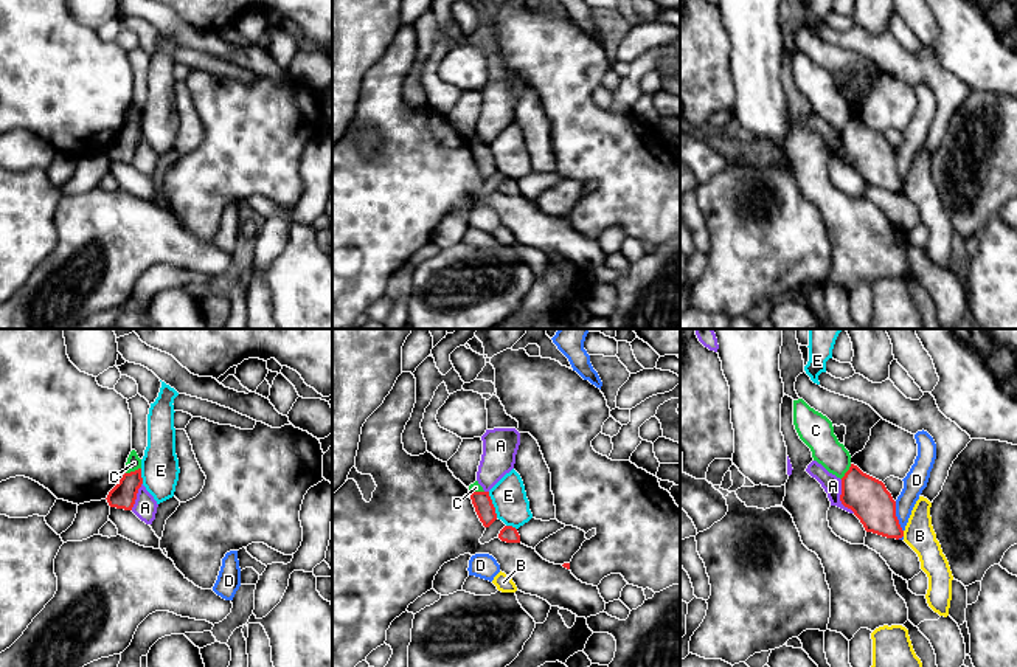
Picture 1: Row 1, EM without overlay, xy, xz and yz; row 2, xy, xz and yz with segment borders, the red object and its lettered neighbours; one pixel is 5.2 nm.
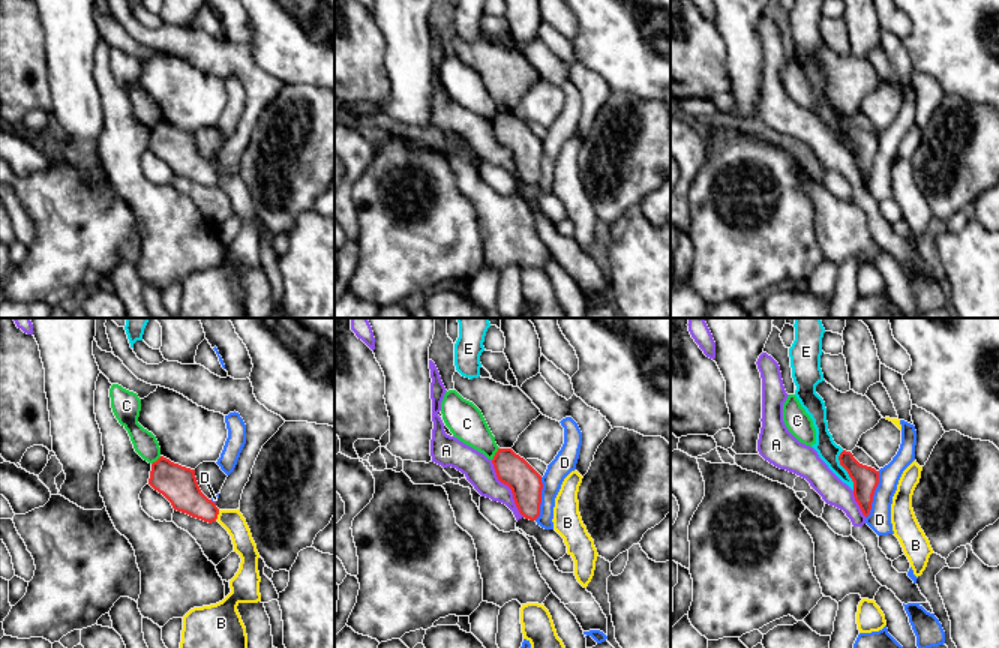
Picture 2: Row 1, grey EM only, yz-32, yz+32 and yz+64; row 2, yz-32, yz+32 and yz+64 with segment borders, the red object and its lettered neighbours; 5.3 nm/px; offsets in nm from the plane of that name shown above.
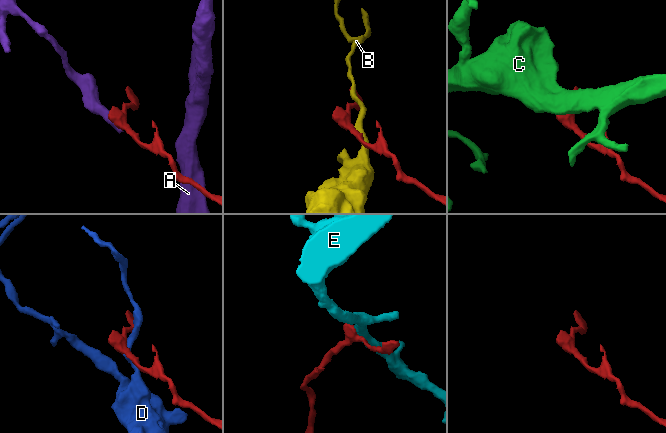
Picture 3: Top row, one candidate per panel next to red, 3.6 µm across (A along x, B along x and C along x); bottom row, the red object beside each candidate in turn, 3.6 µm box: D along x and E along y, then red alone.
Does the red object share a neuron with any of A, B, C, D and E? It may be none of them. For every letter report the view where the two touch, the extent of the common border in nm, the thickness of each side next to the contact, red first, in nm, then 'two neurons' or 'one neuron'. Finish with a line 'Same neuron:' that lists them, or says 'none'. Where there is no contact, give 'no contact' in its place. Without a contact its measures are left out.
A: contact in yz; length 190 nm; calibres 220 and 100 nm; two neurons
B: contact in yz; length 30 nm; calibres 220 and 160 nm; two neurons
C: contact in xy; length 90 nm; calibres 140 and 80 nm; two neurons
D: contact in yz; length 170 nm; calibres 220 and 120 nm; two neurons
E: contact in xz; length 140 nm; calibres 100 and 180 nm; two neurons
Same neuron: none

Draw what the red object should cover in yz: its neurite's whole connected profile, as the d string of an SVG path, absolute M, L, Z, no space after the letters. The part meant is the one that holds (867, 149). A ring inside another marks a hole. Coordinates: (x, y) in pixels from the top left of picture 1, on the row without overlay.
M854 116L842 130L840 154L854 164L866 185L896 192L904 189L896 169L896 154L885 137Z

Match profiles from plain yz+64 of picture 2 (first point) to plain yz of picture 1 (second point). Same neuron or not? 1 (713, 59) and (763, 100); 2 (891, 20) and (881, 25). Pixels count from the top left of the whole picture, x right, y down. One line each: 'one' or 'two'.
1: two
2: two

